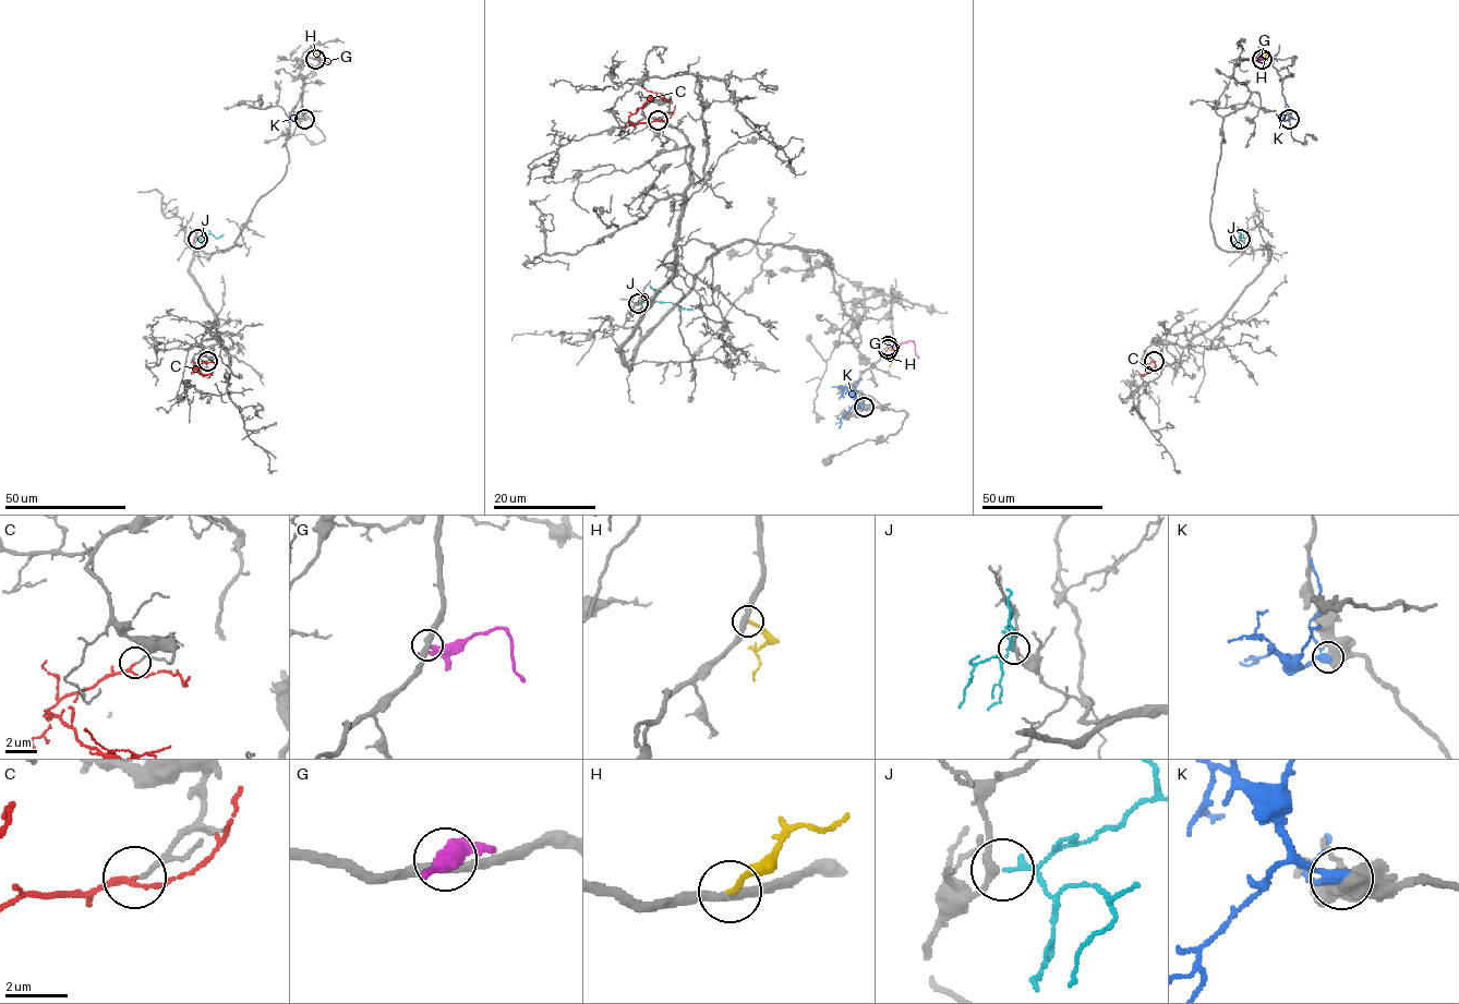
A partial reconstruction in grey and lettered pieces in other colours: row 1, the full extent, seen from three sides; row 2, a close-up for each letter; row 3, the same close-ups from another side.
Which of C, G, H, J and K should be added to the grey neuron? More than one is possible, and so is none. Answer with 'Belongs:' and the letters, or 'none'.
Belongs: C, J

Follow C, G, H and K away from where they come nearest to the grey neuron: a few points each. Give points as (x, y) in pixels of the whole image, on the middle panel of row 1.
C: (659, 120), (635, 125), (628, 118), (655, 96), (642, 82)
G: (888, 346), (897, 347), (911, 340), (918, 359)
H: (888, 348), (894, 354), (889, 367)
K: (865, 406), (846, 389), (841, 396), (845, 396)

